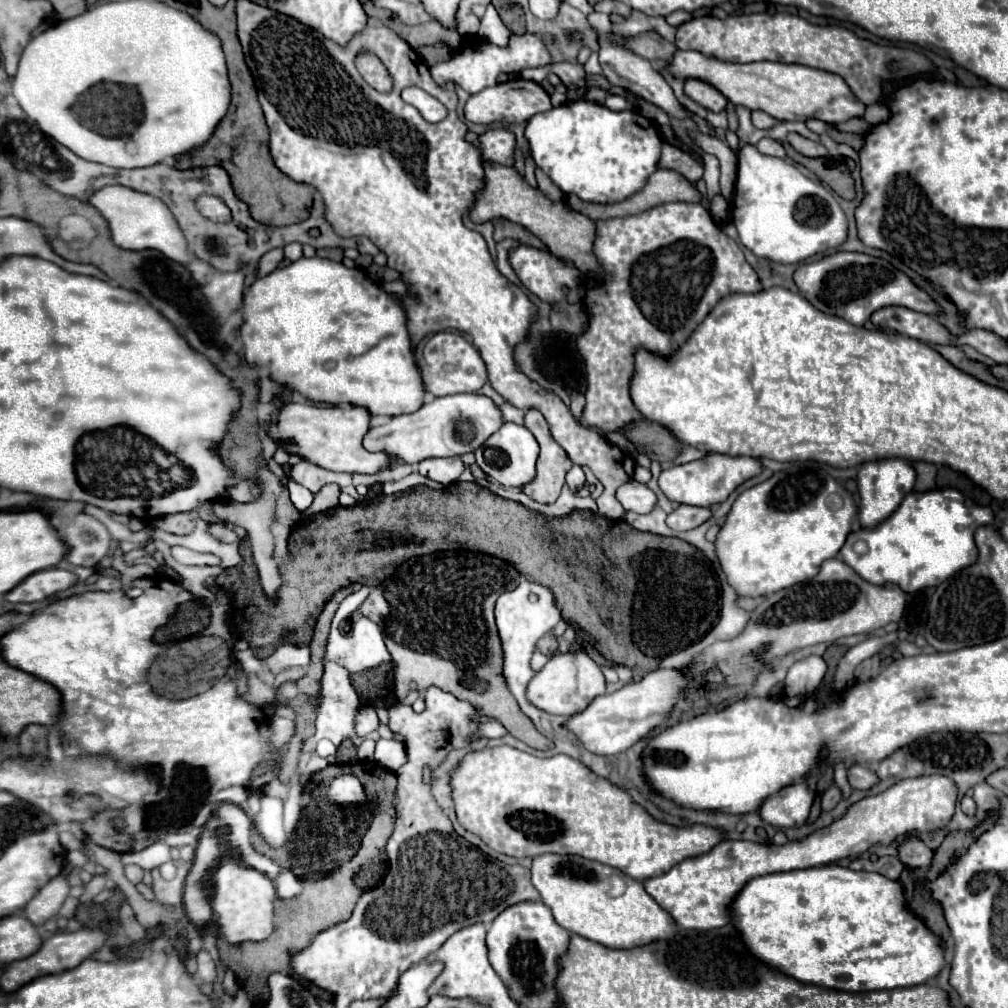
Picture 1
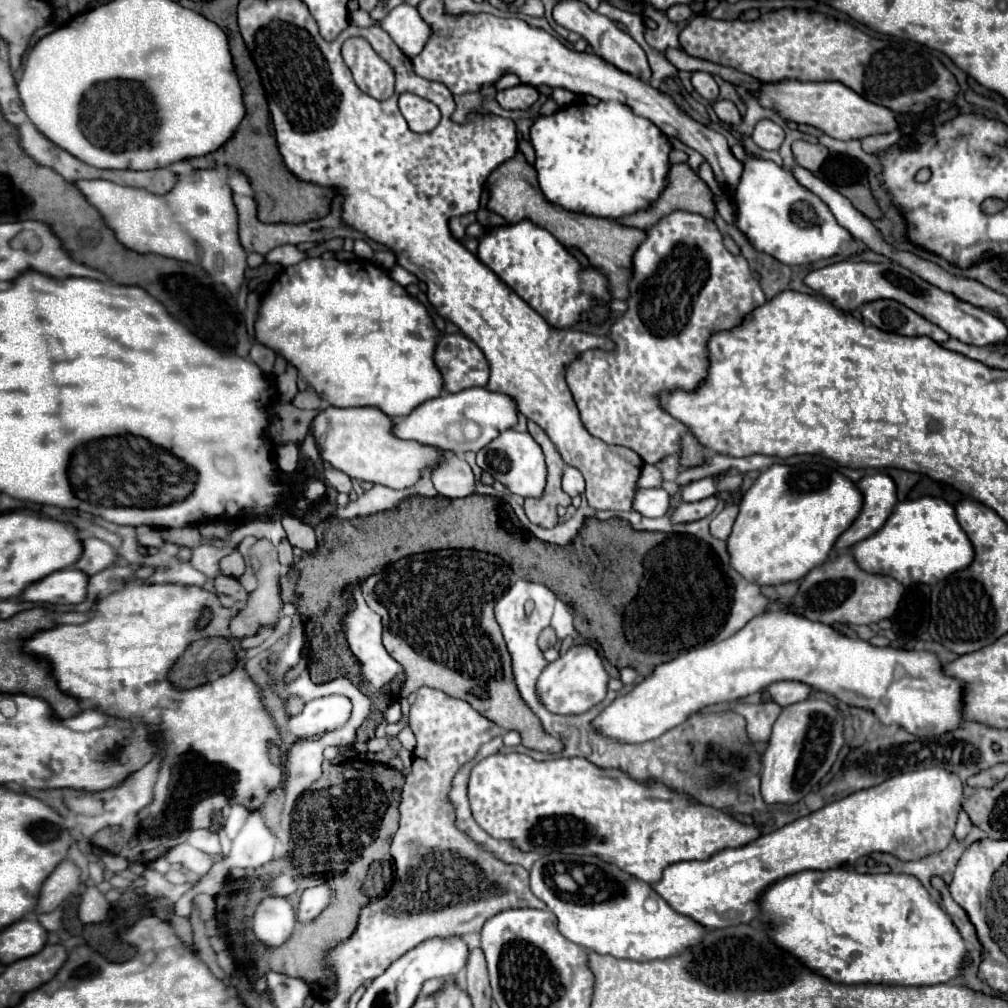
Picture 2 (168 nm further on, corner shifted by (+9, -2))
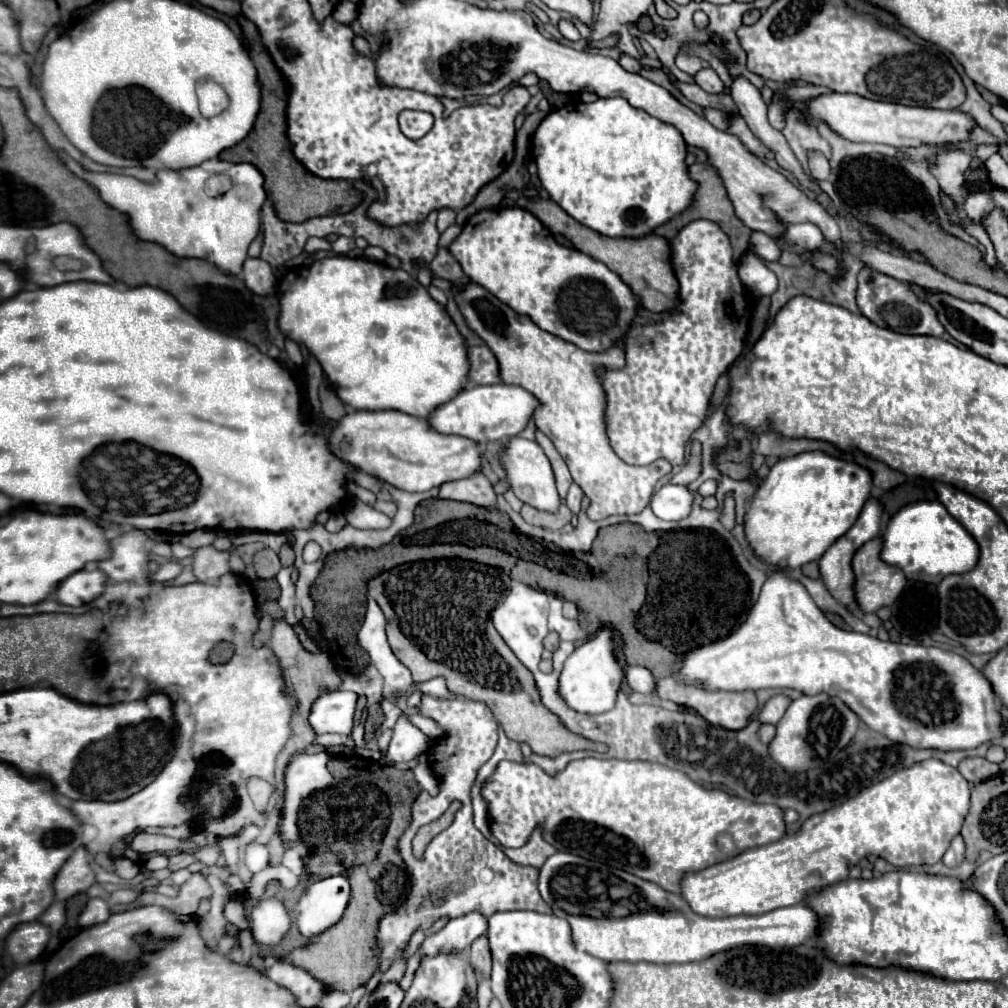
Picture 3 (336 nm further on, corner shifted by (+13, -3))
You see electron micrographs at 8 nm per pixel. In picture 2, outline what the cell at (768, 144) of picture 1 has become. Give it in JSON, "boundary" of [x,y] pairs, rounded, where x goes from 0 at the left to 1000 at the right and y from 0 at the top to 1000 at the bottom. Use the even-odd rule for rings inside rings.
{"boundary":[[[756,118],[750,124],[750,128],[746,132],[746,138],[752,146],[770,150],[770,148],[774,148],[774,144],[778,140],[778,128],[774,124],[770,124],[768,120],[764,120],[764,118]]]}

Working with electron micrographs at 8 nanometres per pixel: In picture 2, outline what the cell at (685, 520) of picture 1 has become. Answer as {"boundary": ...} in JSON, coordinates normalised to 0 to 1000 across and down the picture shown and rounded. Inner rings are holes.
{"boundary":[[[702,493],[702,495],[696,495],[696,497],[690,497],[690,499],[677,499],[675,503],[671,503],[667,507],[667,517],[669,519],[685,519],[685,517],[692,517],[692,515],[698,515],[702,513],[708,503],[710,503],[712,495],[710,493]]]}

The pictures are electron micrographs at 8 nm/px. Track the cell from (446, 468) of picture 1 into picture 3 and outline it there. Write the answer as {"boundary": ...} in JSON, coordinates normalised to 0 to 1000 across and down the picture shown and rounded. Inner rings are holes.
{"boundary":[[[472,468],[464,474],[456,474],[452,478],[440,478],[440,482],[437,482],[435,492],[444,496],[466,498],[466,500],[474,500],[482,504],[492,502],[492,490],[488,486],[488,480],[478,468]]]}

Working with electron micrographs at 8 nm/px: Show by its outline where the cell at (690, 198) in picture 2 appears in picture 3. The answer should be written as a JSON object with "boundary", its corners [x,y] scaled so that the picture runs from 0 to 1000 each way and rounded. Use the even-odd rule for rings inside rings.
{"boundary":[[[687,163],[687,165],[683,167],[683,171],[685,171],[685,177],[692,183],[692,188],[690,188],[690,192],[688,192],[688,196],[687,196],[687,202],[685,202],[679,210],[675,210],[675,212],[669,214],[667,218],[663,218],[661,222],[649,226],[649,230],[651,230],[653,234],[657,234],[657,236],[667,236],[667,234],[673,232],[673,228],[675,228],[677,224],[681,224],[681,222],[687,220],[687,218],[692,218],[692,216],[706,218],[706,220],[710,220],[710,222],[718,228],[718,232],[722,232],[722,236],[724,236],[724,240],[726,240],[726,248],[728,248],[728,258],[732,260],[732,258],[736,256],[736,252],[742,250],[742,236],[744,236],[744,230],[746,230],[746,228],[740,226],[740,224],[728,214],[728,208],[726,208],[726,202],[724,202],[724,198],[722,198],[722,194],[720,194],[720,188],[718,188],[718,185],[716,185],[716,181],[714,181],[714,177],[712,177],[712,173],[710,173],[710,169],[708,169],[706,165],[702,165],[702,163]]]}

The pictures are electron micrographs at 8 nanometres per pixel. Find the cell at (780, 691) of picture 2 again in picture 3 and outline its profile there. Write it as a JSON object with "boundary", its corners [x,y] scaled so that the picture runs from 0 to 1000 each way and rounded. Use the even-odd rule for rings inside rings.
{"boundary":[[[770,688],[770,690],[766,690],[760,698],[758,698],[758,702],[754,704],[754,710],[752,710],[752,714],[754,716],[762,716],[762,718],[770,718],[776,710],[778,710],[778,704],[784,700],[784,692],[780,690],[780,688]]]}

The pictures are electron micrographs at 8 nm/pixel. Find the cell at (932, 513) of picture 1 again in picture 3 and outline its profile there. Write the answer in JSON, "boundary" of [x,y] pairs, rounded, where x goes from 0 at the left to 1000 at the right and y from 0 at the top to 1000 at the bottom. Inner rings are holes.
{"boundary":[[[909,498],[883,514],[875,528],[873,556],[893,563],[901,575],[931,579],[937,571],[964,565],[970,558],[970,540],[950,516],[938,510],[933,498]]]}

